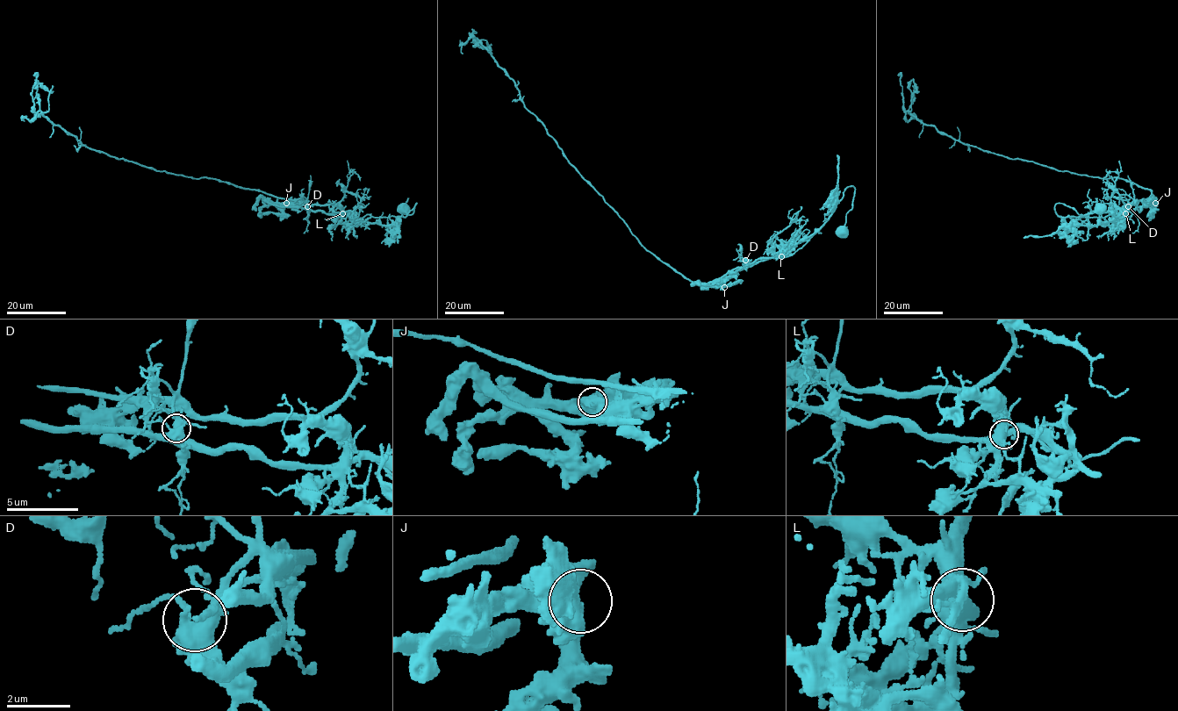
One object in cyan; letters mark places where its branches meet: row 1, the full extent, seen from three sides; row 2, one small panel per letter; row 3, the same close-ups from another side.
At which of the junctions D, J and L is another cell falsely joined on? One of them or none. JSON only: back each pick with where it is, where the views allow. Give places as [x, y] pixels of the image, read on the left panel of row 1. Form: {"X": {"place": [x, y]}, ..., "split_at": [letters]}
{"L": {"place": [342, 213]}, "split_at": ["L"]}

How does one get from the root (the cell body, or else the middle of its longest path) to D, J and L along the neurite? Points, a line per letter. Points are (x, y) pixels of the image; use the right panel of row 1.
D: (1099, 209), (1079, 214), (1062, 204), (1054, 206), (1060, 217), (1113, 214), (1118, 219), (1131, 210), (1128, 206)
J: (1099, 209), (1079, 214), (1062, 204), (1054, 206), (1060, 217), (1121, 219), (1127, 211), (1155, 203)
L: (1099, 209), (1079, 214), (1062, 204), (1054, 206), (1060, 217), (1113, 214), (1121, 219), (1125, 213)

